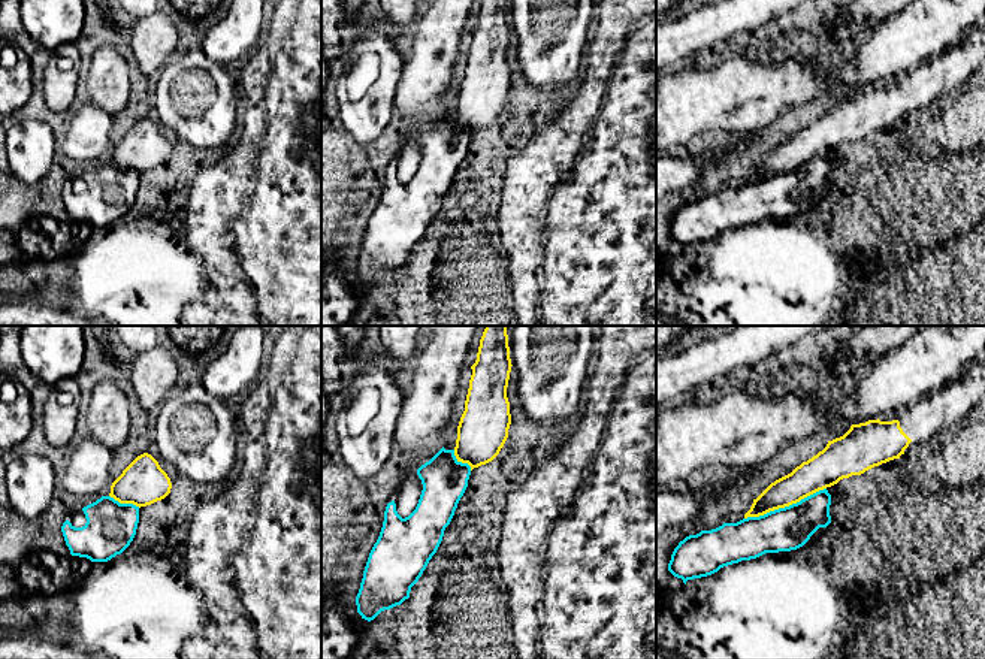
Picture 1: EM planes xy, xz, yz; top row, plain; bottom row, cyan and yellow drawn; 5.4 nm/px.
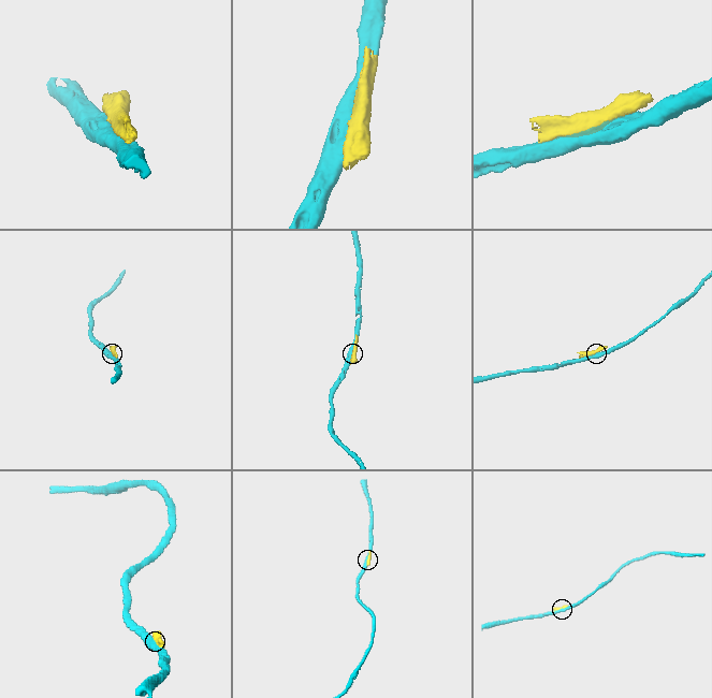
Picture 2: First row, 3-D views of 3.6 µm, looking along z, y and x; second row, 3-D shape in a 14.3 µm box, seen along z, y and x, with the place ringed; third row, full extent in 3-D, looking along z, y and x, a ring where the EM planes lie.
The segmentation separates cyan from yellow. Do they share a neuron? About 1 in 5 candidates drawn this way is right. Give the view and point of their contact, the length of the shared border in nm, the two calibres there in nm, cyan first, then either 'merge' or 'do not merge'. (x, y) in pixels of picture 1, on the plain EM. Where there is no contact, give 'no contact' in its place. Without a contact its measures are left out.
contact yz (785, 172); length 480 nm; calibres 240 and 180 nm; do not merge

